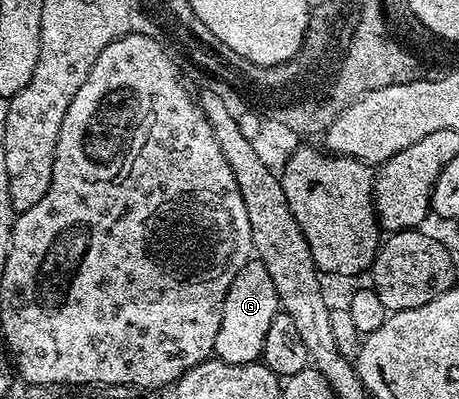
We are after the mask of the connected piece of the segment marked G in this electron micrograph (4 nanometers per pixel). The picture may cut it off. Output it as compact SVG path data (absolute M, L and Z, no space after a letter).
M255 257L248 260L238 277L230 281L226 301L222 305L222 325L218 325L218 337L214 337L215 358L230 365L255 363L263 356L266 333L270 330L270 321L281 314L278 293L274 290L274 281L262 261Z

